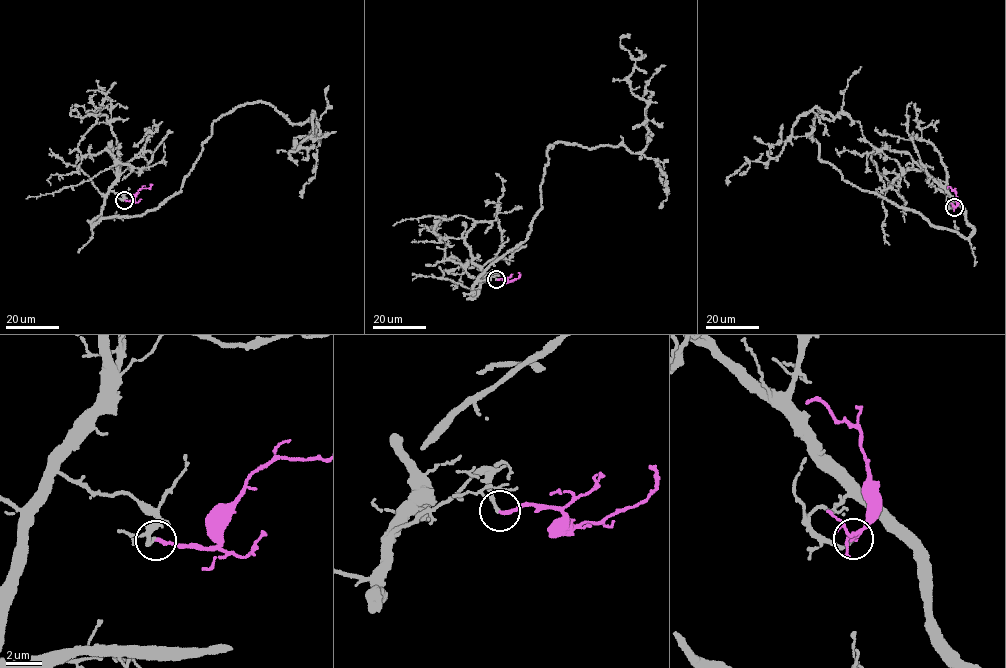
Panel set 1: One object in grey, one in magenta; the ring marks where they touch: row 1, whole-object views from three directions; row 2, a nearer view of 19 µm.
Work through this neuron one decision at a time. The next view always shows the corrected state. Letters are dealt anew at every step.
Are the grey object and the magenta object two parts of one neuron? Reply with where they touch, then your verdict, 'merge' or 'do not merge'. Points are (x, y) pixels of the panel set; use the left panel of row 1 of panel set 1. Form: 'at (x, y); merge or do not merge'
at (124, 200); do not merge

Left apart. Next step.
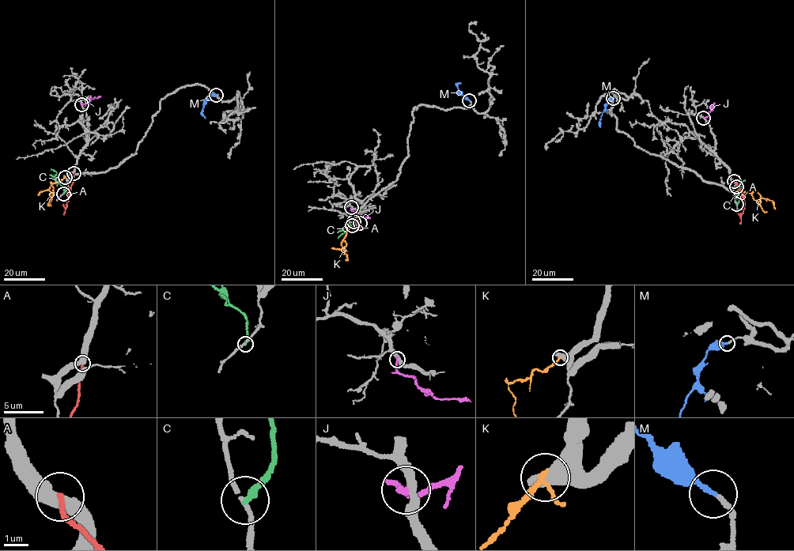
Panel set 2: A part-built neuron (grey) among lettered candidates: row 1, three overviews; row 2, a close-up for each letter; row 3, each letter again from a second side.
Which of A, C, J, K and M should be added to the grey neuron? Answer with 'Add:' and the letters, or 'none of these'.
Add: M

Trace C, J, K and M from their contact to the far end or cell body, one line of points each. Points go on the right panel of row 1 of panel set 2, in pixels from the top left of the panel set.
C: (736, 204), (739, 200), (736, 194), (745, 180)
J: (703, 118), (707, 117), (714, 103)
K: (736, 186), (750, 193), (755, 191), (771, 201), (775, 208)
M: (613, 98), (607, 100), (600, 126)

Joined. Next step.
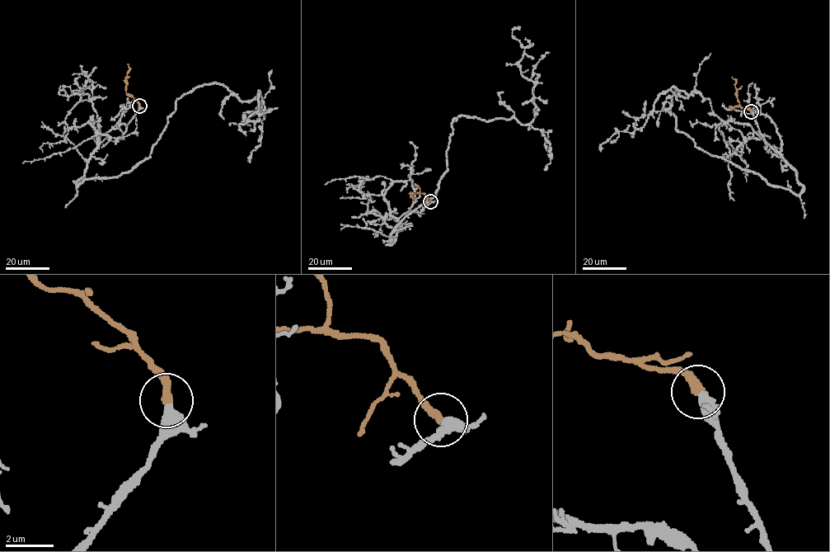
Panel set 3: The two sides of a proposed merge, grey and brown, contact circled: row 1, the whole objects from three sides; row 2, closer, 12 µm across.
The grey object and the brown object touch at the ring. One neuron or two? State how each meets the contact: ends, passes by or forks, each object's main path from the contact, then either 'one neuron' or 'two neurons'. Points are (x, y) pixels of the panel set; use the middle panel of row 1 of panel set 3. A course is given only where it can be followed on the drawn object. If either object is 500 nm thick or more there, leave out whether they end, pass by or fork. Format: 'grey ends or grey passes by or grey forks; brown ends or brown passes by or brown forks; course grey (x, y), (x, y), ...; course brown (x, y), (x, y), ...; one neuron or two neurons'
grey ends; brown ends; course grey (430, 200), (399, 218), (391, 244), (438, 188), (452, 120), (534, 117), (520, 26); course brown (430, 200), (424, 194), (410, 194), (413, 195), (410, 193); one neuron

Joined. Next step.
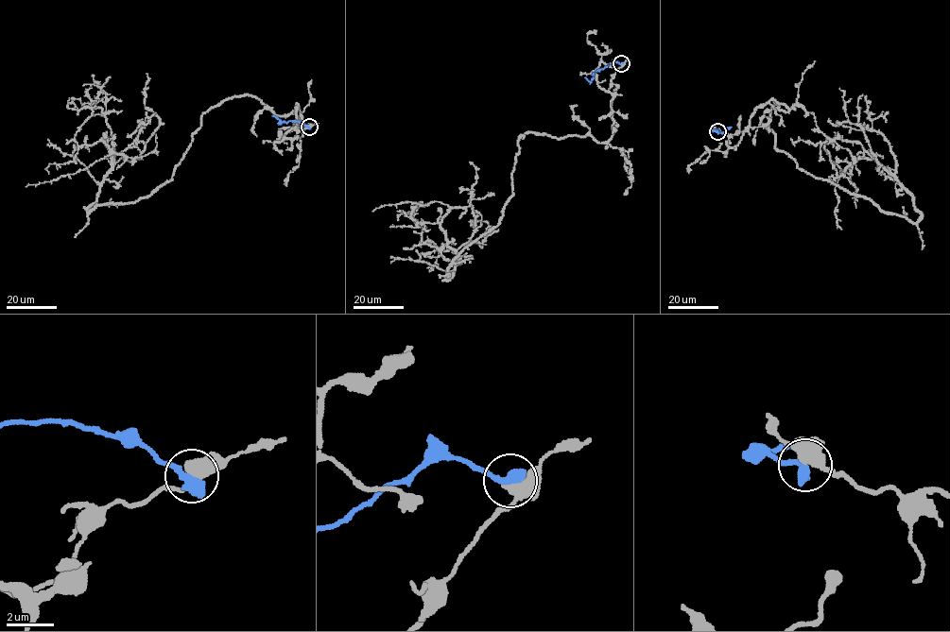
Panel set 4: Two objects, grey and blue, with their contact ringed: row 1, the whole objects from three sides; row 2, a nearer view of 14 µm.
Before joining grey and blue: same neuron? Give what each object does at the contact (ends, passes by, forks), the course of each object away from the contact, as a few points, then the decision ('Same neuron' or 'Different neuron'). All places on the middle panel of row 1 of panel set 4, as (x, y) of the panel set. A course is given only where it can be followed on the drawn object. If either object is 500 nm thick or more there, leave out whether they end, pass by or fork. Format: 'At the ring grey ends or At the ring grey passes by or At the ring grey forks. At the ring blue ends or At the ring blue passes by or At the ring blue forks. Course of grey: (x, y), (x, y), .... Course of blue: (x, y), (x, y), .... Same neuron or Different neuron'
Course of grey: (621, 64), (612, 137), (522, 135), (502, 219), (448, 280), (449, 206), (372, 212). Course of blue: (621, 64), (613, 61), (596, 70), (591, 81), (586, 77). Different neuron

